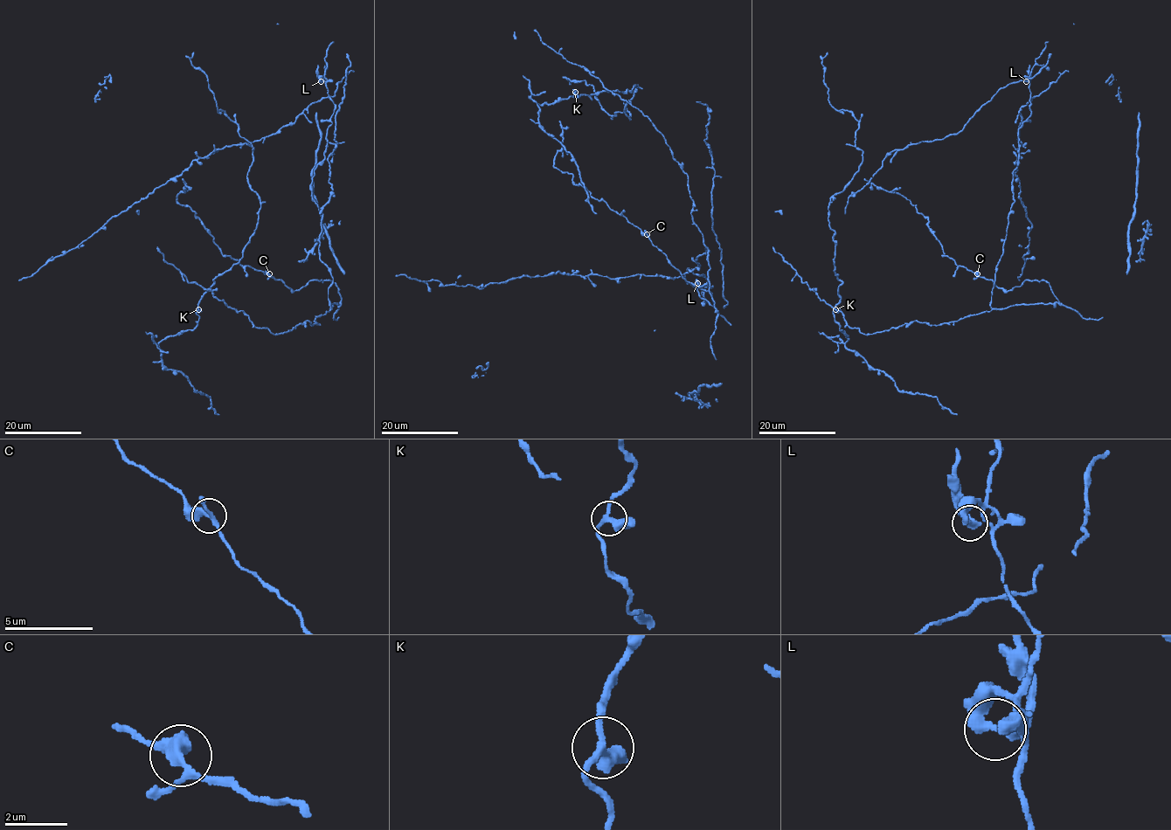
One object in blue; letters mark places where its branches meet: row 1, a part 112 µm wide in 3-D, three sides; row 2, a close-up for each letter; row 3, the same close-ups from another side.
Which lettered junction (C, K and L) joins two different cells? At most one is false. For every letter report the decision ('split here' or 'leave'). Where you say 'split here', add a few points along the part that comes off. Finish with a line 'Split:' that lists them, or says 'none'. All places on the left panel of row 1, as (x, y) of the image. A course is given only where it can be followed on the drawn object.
C: leave
K: leave
L: split here; foreign part runs (320, 80), (317, 65)
Split: L

